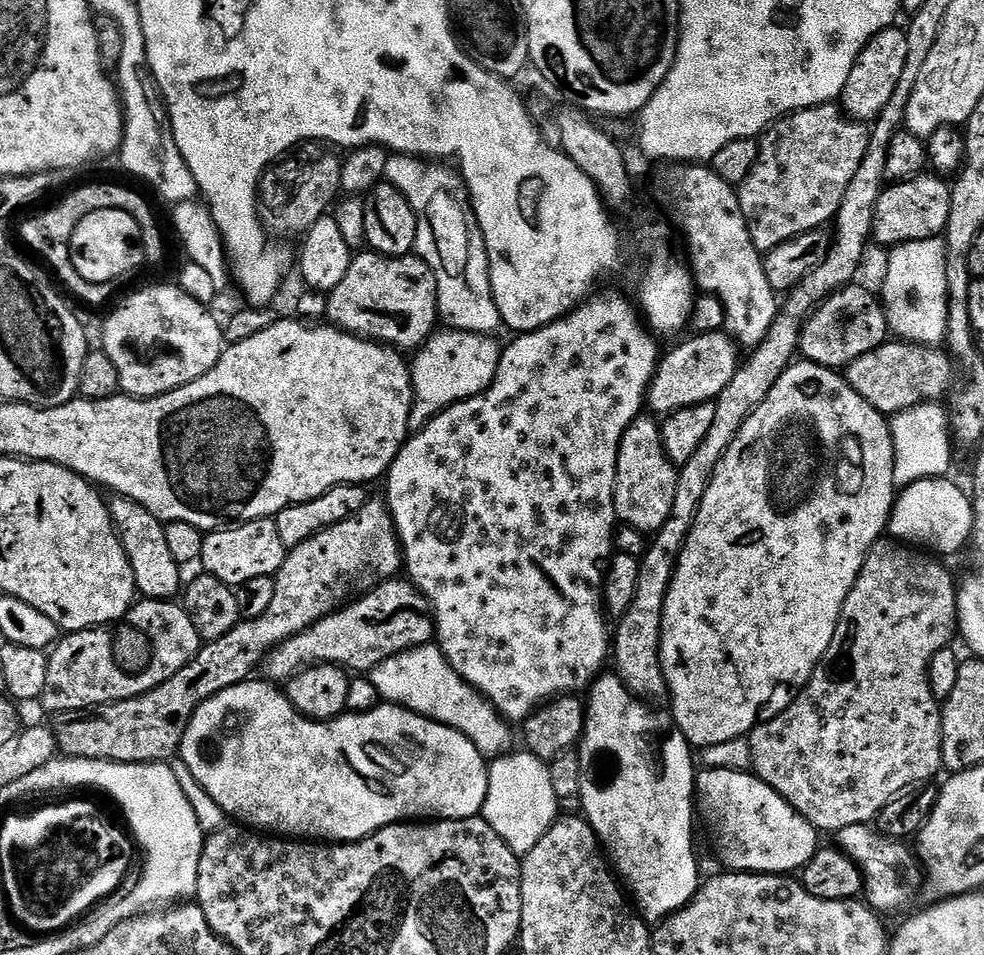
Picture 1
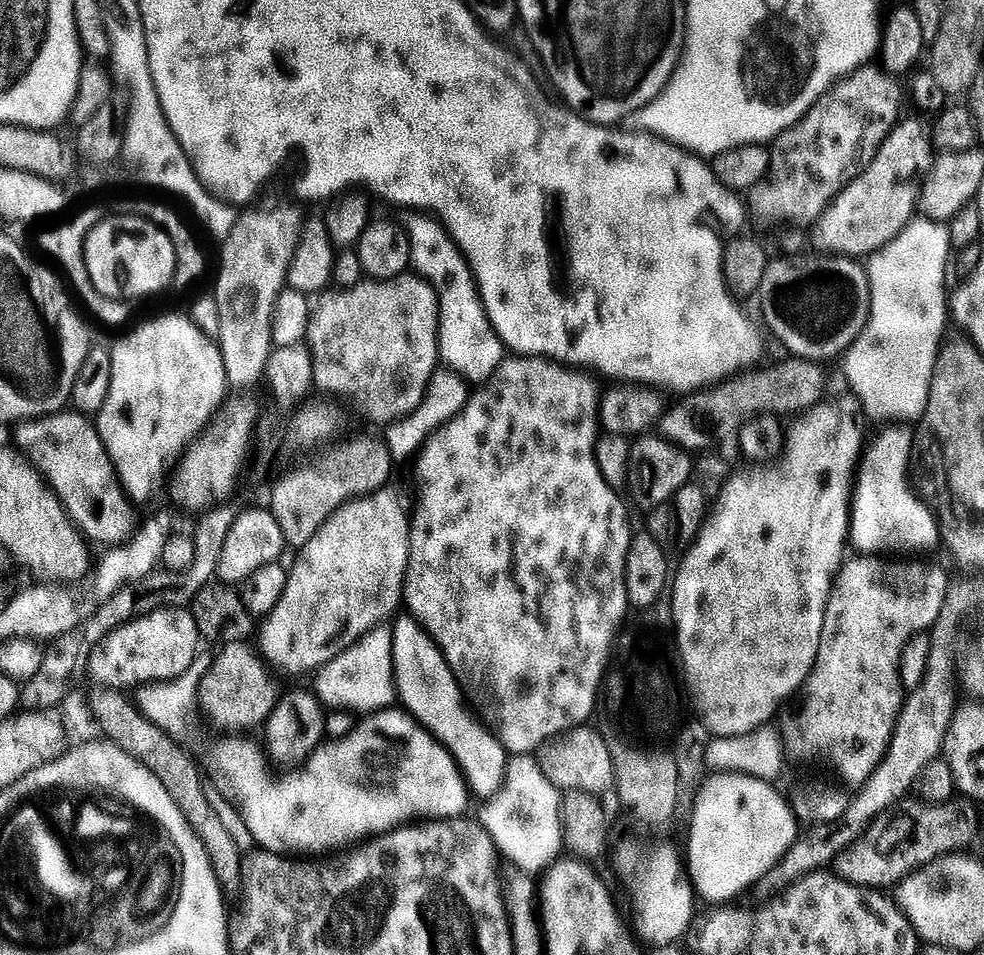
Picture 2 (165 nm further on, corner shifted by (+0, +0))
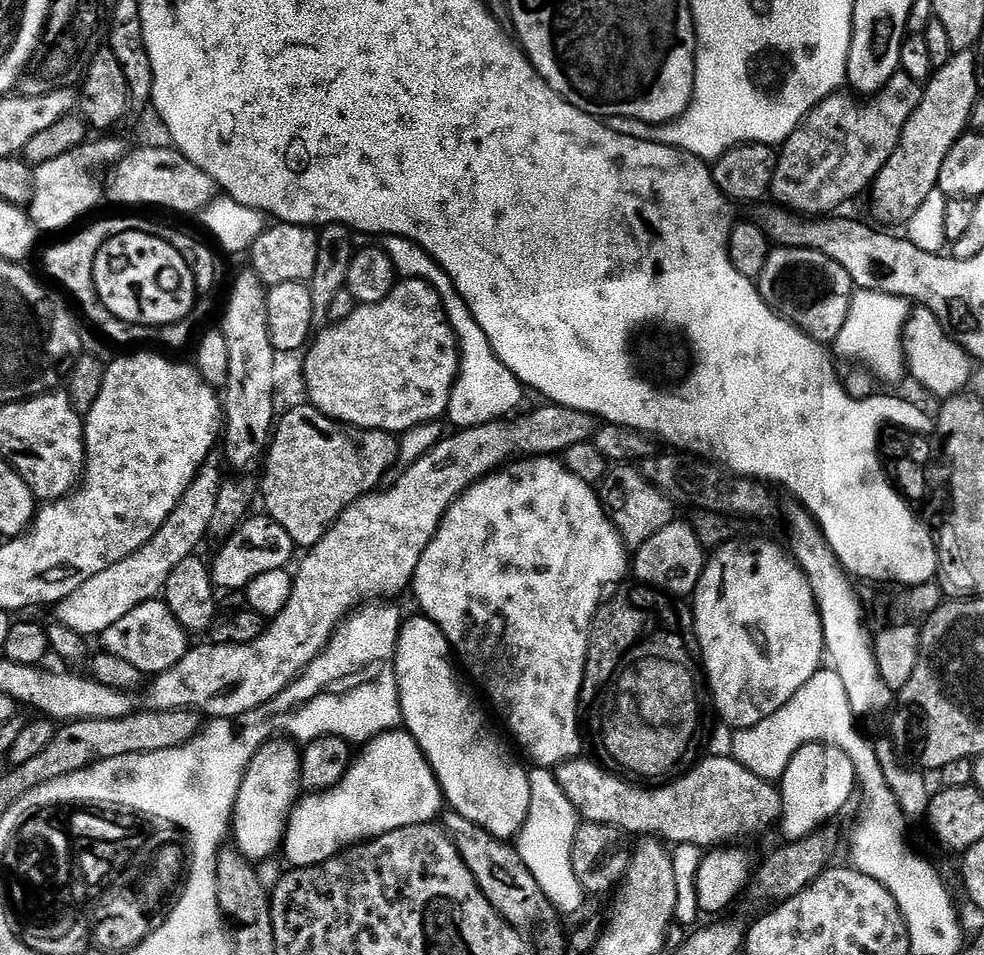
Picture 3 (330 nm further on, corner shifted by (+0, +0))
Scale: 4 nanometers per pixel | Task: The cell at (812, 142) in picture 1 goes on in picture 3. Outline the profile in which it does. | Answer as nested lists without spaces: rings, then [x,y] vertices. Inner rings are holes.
[[[903,70],[883,89],[882,94],[875,97],[874,102],[859,104],[851,95],[833,94],[821,104],[817,104],[807,116],[803,124],[788,140],[785,140],[778,152],[776,173],[772,183],[771,195],[776,196],[777,205],[791,210],[796,214],[832,214],[835,208],[843,206],[847,200],[855,198],[859,192],[867,193],[870,185],[880,175],[886,162],[892,156],[900,133],[904,130],[907,114],[913,109],[915,83]]]

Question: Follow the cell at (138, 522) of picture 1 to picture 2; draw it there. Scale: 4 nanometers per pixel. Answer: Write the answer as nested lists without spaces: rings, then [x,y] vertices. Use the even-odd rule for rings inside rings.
[[[75,410],[57,412],[54,416],[42,416],[39,420],[21,423],[14,432],[14,444],[26,457],[29,464],[45,477],[56,497],[64,506],[73,524],[89,541],[117,546],[127,544],[138,528],[138,519],[133,501],[130,499],[125,485],[120,483],[116,475],[108,451],[104,449],[104,439],[100,436],[97,425],[87,416]]]

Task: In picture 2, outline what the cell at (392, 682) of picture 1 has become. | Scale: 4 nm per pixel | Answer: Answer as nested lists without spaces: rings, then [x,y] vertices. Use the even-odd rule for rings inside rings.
[[[381,626],[375,628],[372,632],[367,632],[357,644],[352,644],[348,647],[337,660],[331,660],[329,664],[319,669],[319,676],[320,688],[324,691],[322,700],[329,709],[347,710],[360,714],[371,714],[391,709],[398,700],[398,693],[396,691],[396,667],[392,665],[391,627]]]

